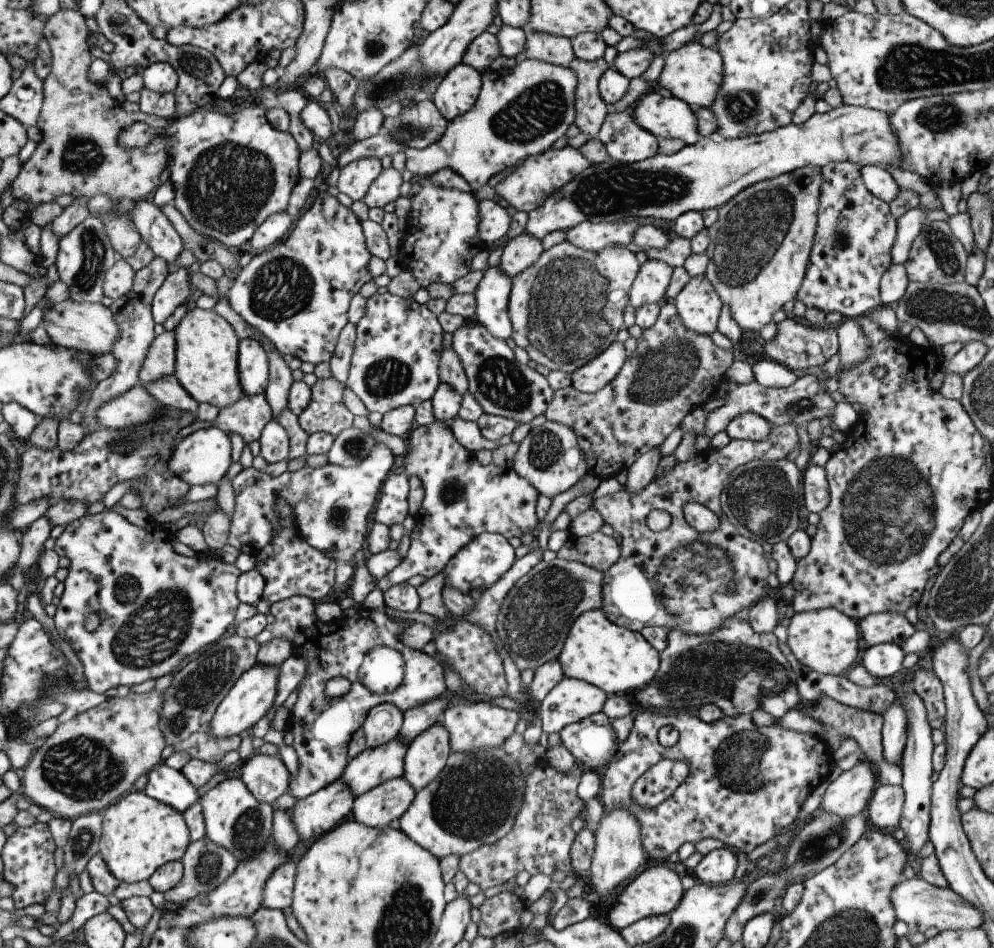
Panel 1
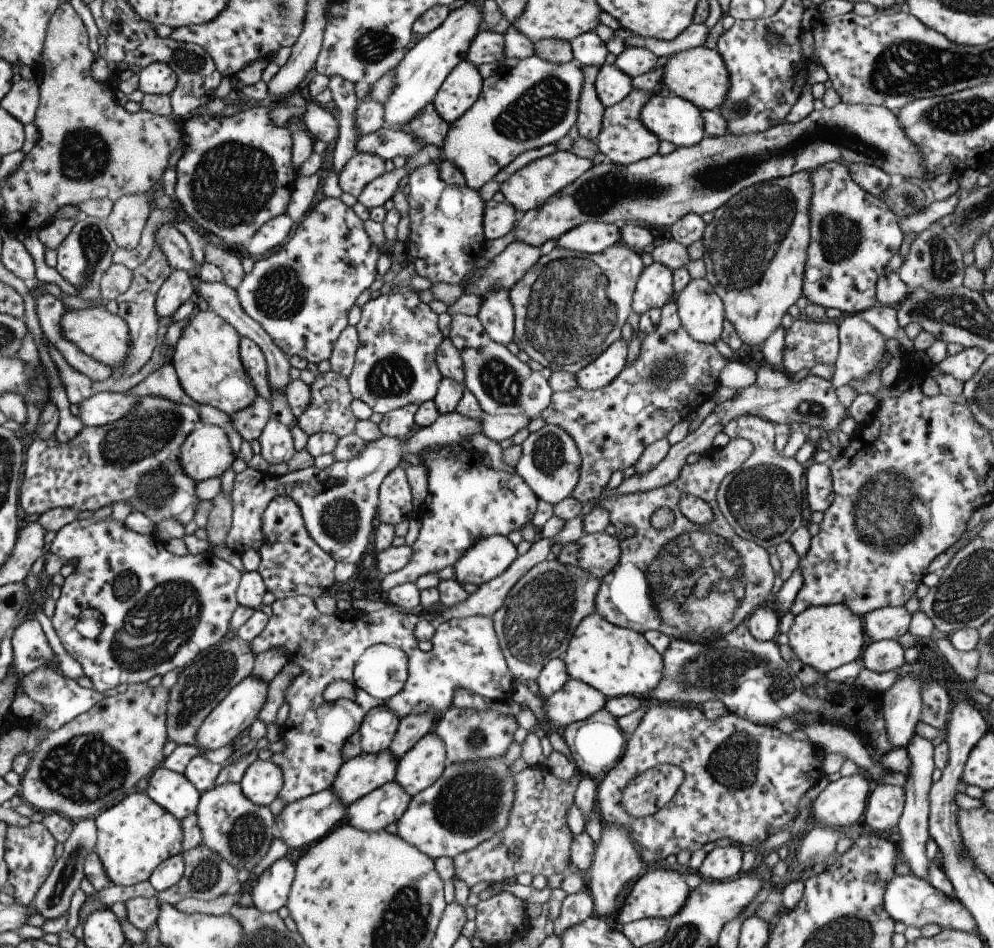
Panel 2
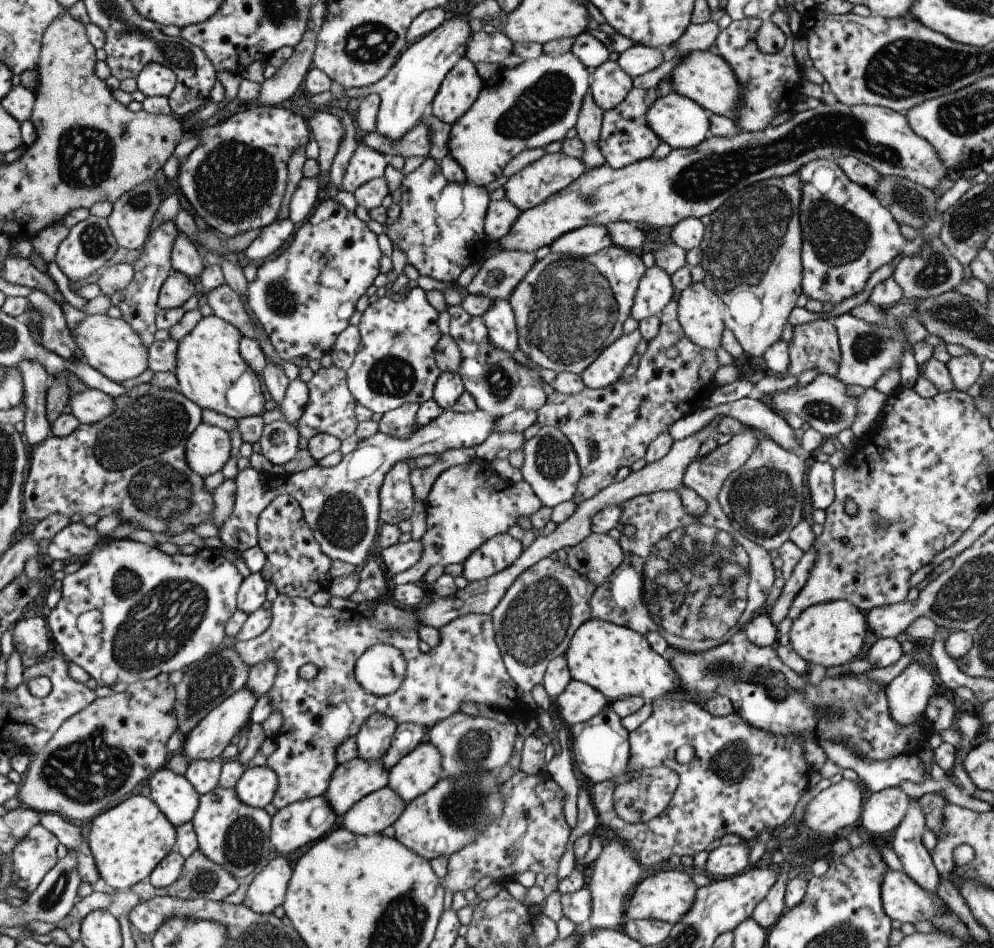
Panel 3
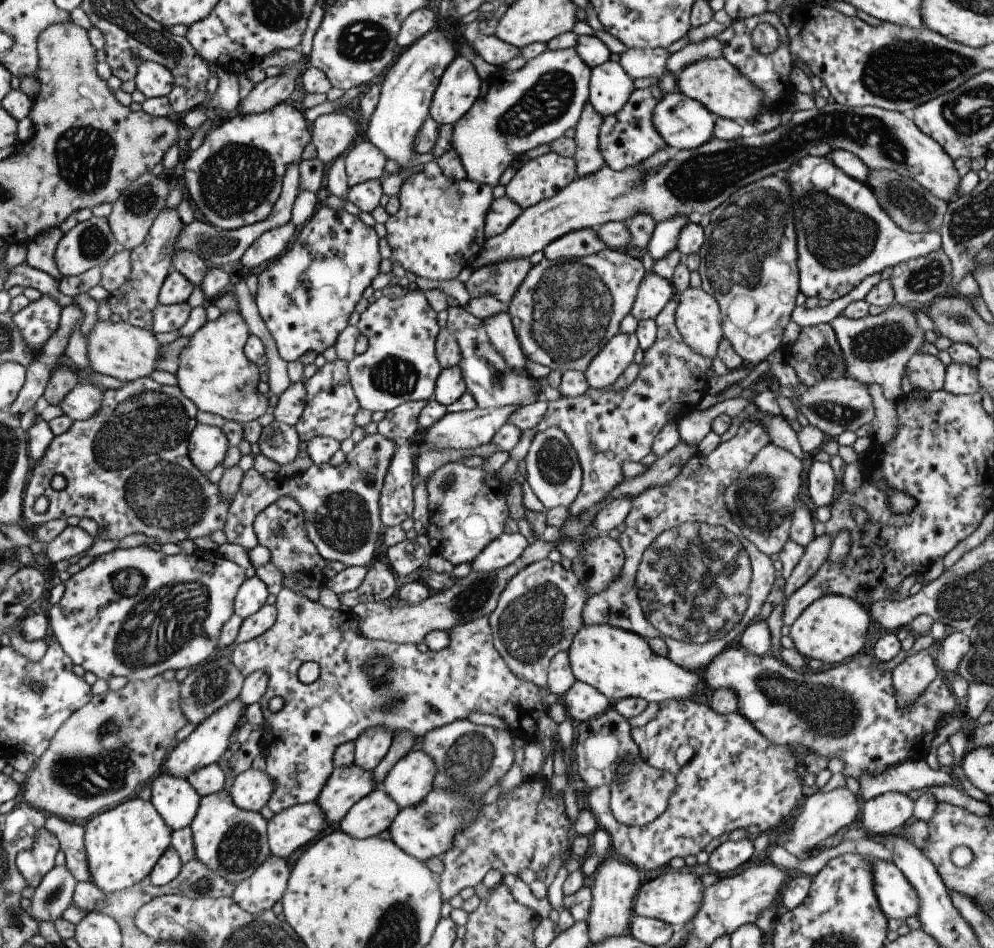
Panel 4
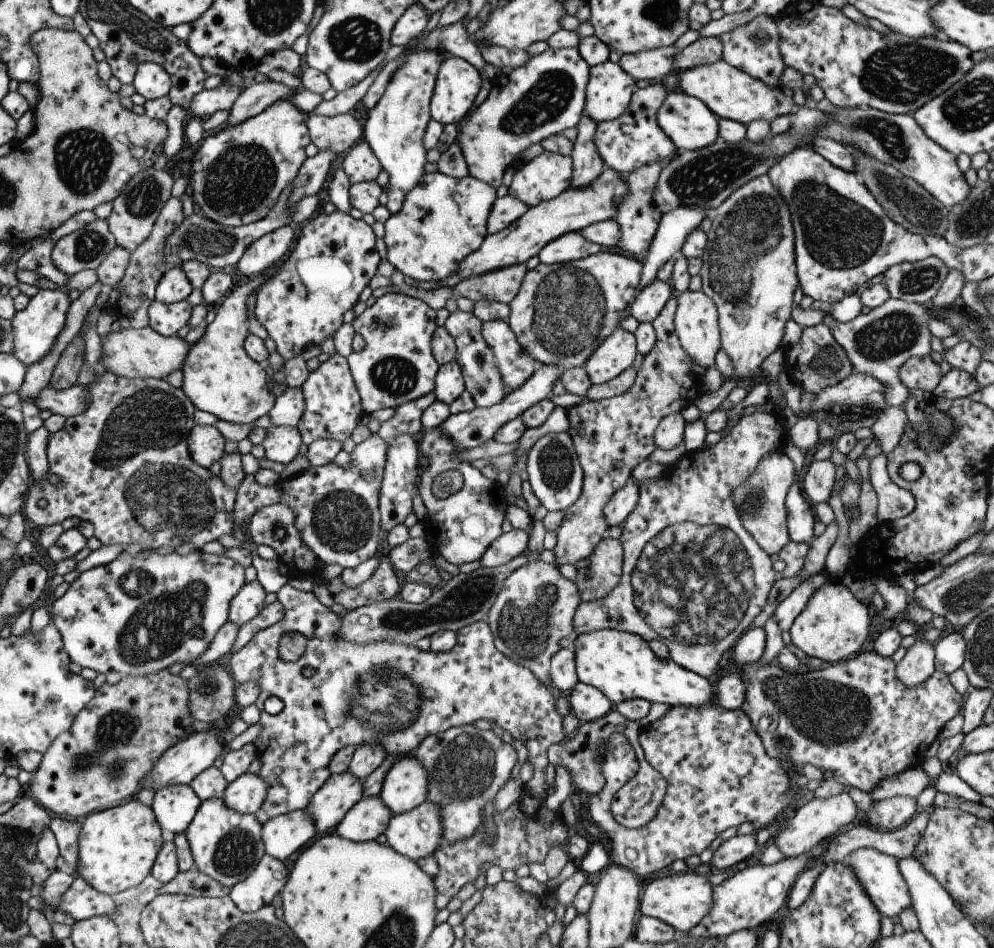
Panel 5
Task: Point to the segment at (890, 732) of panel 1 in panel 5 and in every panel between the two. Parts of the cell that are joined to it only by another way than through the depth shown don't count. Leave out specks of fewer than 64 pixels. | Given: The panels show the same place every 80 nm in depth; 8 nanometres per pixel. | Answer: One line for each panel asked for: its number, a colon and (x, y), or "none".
2: (901, 704)
3: (907, 694)
4: (917, 671)
5: (917, 665)

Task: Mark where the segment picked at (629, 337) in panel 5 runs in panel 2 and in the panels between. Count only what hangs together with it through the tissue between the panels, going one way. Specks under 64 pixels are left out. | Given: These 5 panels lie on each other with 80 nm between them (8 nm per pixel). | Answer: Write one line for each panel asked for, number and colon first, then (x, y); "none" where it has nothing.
2: (599, 372)
3: (607, 367)
4: (611, 360)

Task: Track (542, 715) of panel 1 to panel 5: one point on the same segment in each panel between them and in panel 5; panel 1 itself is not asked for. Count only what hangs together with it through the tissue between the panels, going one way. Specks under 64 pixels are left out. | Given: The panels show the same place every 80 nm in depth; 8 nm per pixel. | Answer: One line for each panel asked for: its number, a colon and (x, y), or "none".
2: (575, 701)
3: (578, 703)
4: (581, 702)
5: (585, 702)

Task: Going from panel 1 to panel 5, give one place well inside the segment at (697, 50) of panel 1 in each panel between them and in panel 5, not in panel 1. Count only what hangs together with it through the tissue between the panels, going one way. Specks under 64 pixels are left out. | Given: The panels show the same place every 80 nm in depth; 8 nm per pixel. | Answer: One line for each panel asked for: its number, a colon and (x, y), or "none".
2: (697, 75)
3: (704, 77)
4: (726, 93)
5: (730, 93)

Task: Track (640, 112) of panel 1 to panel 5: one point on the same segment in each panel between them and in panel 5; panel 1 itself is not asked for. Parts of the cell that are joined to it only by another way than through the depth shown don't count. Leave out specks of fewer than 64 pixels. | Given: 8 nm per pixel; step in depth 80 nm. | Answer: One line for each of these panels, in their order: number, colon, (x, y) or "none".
2: (672, 119)
3: (679, 122)
4: (683, 123)
5: (687, 122)

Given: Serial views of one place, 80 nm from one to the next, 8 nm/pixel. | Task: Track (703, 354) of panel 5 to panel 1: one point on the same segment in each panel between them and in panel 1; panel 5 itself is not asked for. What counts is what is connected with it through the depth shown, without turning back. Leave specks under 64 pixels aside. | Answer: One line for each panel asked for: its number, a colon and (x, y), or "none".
1: (697, 304)
2: (700, 311)
3: (698, 311)
4: (696, 318)

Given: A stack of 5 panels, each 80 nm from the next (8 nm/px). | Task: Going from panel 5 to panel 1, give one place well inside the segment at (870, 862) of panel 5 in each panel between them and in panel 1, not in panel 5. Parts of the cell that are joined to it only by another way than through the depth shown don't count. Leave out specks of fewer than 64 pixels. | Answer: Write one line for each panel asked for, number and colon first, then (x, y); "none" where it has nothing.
1: (921, 905)
2: (911, 900)
3: (902, 900)
4: (896, 900)

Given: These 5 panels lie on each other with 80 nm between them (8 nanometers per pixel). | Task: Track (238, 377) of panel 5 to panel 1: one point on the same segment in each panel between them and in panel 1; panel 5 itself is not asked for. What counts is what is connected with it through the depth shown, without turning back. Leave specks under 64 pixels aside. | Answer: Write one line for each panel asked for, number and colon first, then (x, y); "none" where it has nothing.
1: (205, 350)
2: (205, 357)
3: (210, 373)
4: (213, 373)

